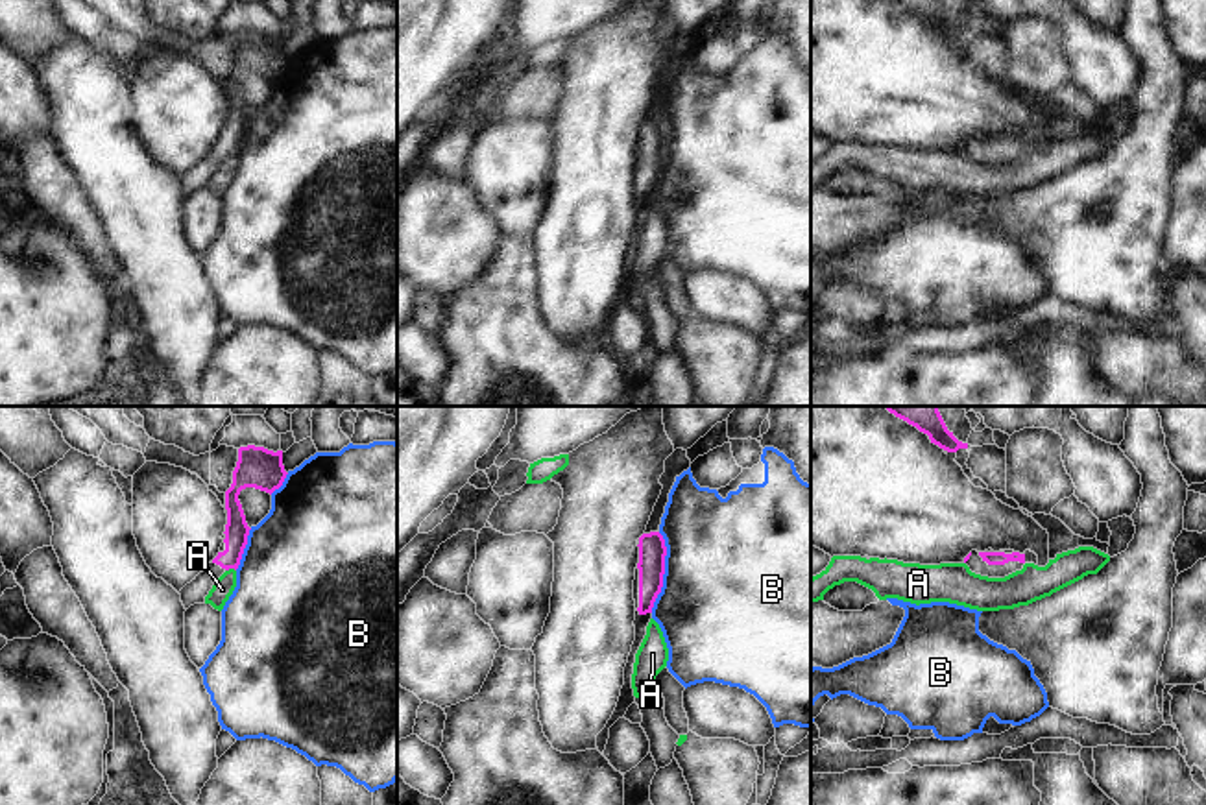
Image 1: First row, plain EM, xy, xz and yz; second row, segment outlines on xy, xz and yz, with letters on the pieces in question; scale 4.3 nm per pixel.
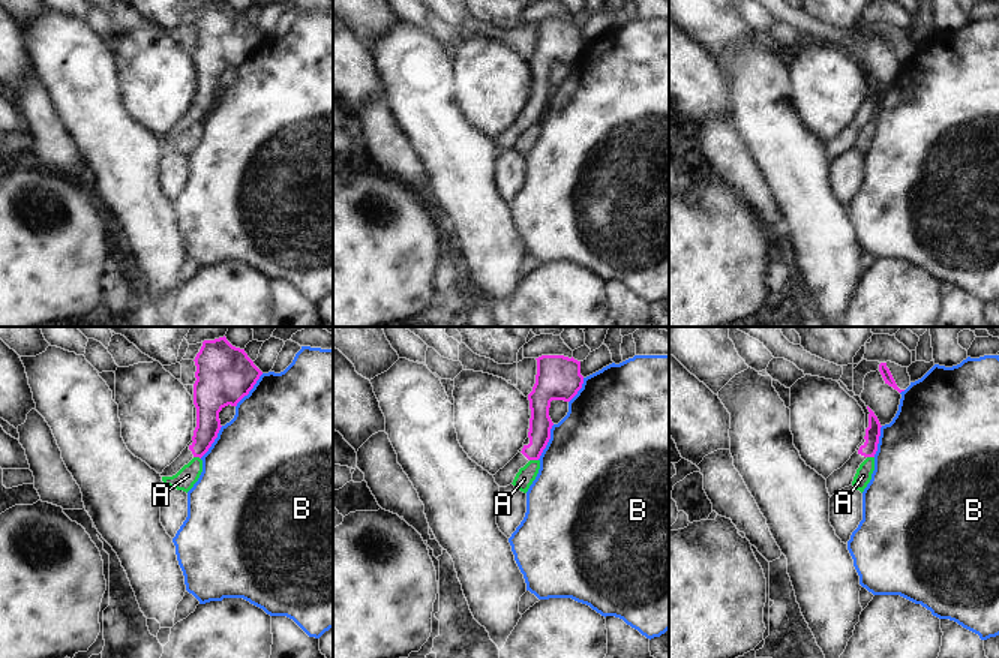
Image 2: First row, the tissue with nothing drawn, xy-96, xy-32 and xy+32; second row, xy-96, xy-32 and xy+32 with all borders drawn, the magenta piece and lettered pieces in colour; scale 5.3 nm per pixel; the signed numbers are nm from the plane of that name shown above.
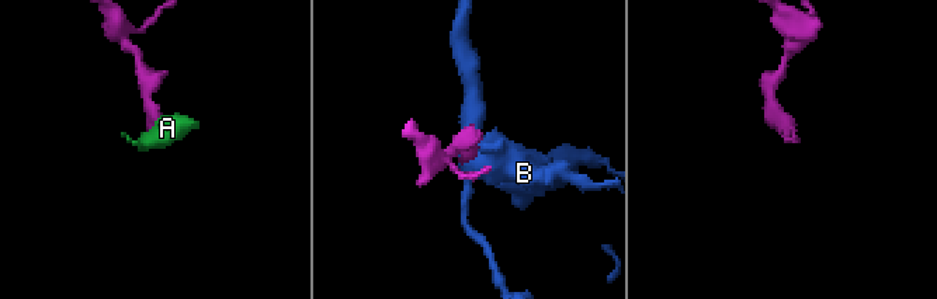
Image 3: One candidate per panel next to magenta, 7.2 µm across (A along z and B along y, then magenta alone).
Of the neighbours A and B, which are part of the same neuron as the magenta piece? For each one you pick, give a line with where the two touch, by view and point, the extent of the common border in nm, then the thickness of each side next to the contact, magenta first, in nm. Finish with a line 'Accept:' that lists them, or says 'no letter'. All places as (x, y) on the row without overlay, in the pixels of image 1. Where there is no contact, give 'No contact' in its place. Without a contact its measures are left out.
Accept: no letter.

